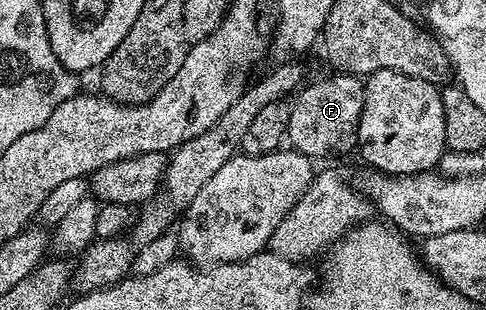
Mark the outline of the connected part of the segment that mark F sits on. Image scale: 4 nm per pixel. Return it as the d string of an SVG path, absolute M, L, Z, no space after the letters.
M330 73L327 79L303 86L292 103L292 121L288 121L289 146L302 155L346 155L358 146L360 117L364 113L365 82L357 75Z

